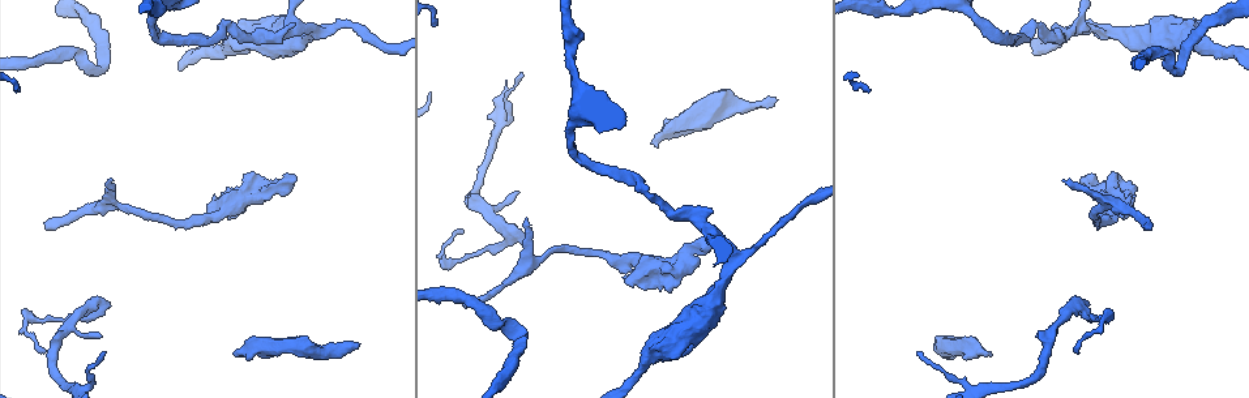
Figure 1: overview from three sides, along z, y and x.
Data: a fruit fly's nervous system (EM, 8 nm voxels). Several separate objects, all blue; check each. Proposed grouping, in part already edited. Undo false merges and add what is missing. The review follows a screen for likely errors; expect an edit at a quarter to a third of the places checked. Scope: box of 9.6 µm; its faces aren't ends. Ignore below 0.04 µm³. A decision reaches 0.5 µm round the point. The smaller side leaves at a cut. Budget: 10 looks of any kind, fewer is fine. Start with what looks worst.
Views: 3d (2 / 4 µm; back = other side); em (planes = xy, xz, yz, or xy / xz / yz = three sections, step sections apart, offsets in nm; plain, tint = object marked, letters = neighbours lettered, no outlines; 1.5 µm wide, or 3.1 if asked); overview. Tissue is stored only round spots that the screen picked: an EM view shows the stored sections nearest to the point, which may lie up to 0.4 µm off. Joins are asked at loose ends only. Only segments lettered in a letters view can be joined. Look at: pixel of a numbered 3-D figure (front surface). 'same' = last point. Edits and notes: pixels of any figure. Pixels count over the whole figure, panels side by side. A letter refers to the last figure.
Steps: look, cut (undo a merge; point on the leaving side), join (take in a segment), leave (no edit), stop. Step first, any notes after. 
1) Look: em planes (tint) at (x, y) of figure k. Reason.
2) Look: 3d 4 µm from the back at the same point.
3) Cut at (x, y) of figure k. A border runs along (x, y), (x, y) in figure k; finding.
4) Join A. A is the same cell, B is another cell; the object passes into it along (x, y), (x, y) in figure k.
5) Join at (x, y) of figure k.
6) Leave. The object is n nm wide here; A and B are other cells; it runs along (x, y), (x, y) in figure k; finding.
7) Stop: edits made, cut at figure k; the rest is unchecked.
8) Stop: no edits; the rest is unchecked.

Look: em 3.1 µm xy step 8 (letters) at (241, 356) of figure 1.

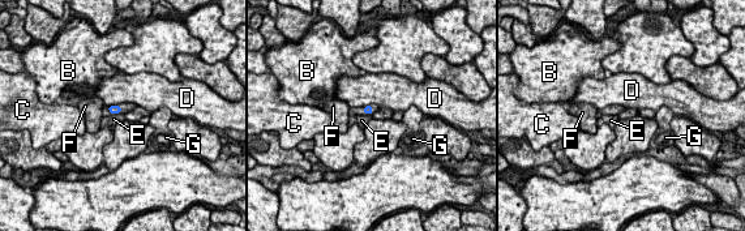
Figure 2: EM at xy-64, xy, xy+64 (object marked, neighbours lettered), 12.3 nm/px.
Leave. B, C, D, E, F and G are other cells; no lettered segment goes on from it.

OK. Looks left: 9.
Look: 3d 2 µm at (776, 97) of figure 1. Branch stops here.

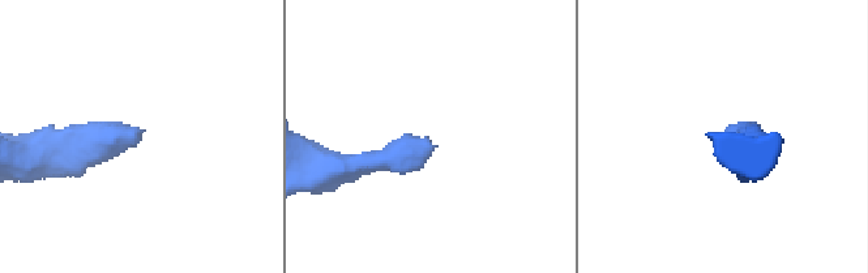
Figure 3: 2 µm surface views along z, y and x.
Look: em planes (letters) at (431, 145) of figure 3. Now the EM.

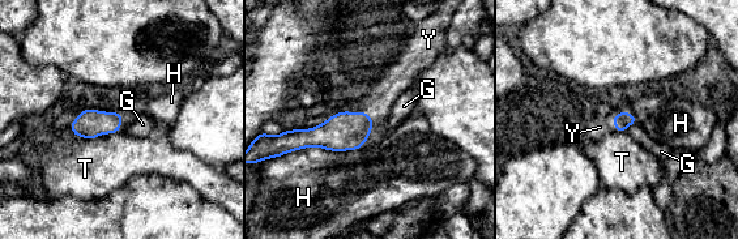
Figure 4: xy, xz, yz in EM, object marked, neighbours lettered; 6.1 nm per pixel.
Join Y. Y is the same cell, G, H and T are other cells; the object passes into it along (90, 123), (120, 122), (126, 120) in figure 4; the neuron continues.

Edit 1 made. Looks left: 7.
Look: overview. Redraw.

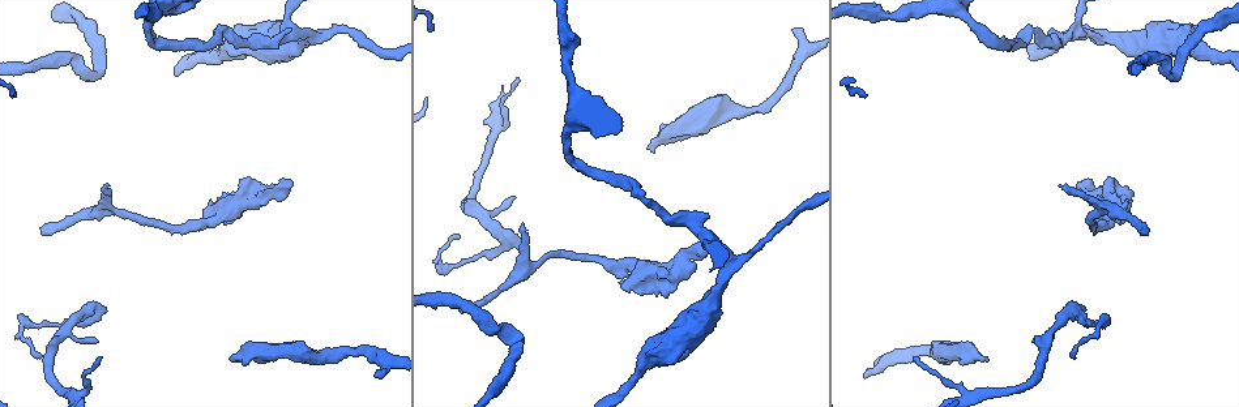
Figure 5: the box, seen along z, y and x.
Look: em xy step 8 (tint) at (44, 235) of figure 5. Tapers out.

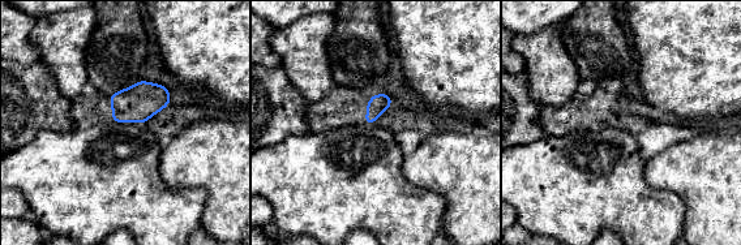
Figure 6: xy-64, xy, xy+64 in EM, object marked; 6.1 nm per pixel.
Look: em xy step 8 (letters) at the same point. See the neighbours.

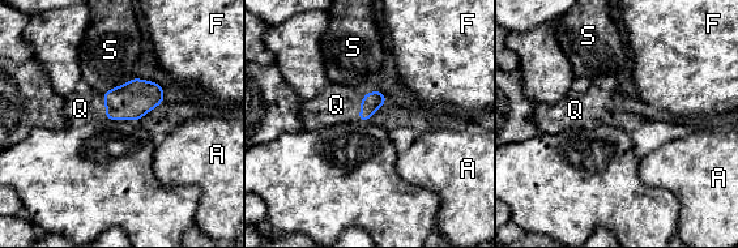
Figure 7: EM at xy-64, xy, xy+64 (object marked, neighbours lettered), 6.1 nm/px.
Join Q. The object is 120 nm wide here; Q is the same cell, A, F and S are other cells; the object passes into it along (371, 102), (361, 107), (336, 105) in figure 7; it goes on there.

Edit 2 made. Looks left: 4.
Look: overview. Redraw.

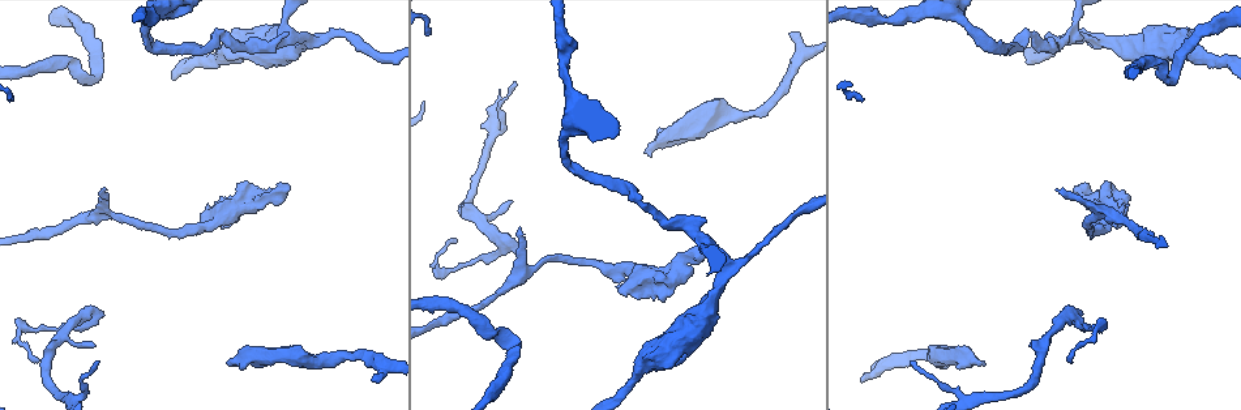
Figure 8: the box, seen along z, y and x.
Look: em planes (letters) at (288, 187) of figure 8. Free end.

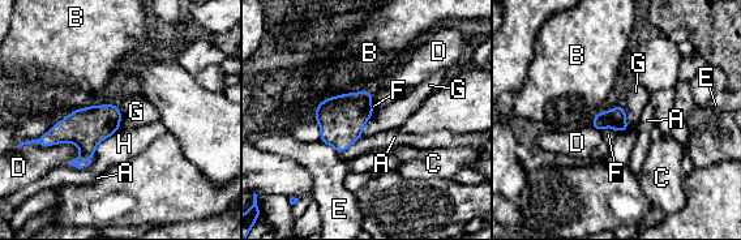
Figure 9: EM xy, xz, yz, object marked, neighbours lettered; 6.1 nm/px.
Leave. A, B, C, D, E, F, G and H are other cells; a border runs along (373, 108), (360, 136) in figure 9; no lettered segment goes on from it.

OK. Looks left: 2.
Stop: edits made, join at figure 4, join at figure 7; the rest is unchecked.

